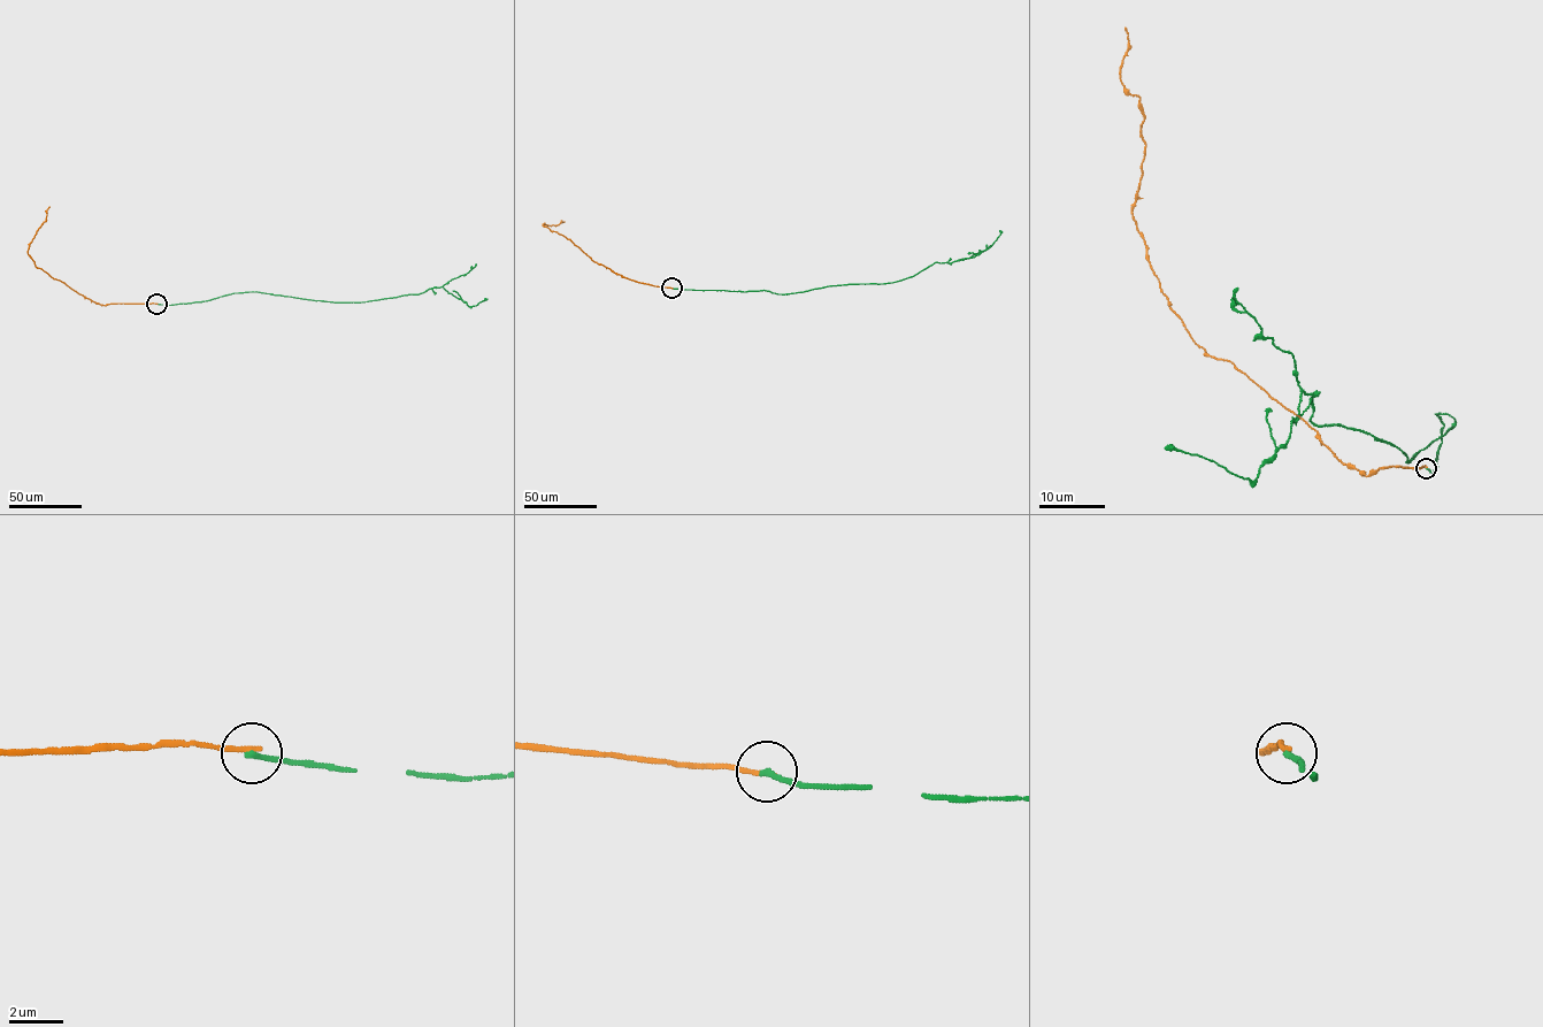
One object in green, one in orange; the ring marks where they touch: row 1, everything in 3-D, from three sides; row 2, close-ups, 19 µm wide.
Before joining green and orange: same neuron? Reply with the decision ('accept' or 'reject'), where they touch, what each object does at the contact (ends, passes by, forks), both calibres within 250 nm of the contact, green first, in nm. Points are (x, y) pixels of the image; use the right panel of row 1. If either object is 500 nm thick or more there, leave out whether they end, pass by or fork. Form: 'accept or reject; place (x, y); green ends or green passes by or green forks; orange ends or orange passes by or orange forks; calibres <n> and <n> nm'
reject; place (1426, 468); green ends; orange ends; calibres 240 and 190 nm

